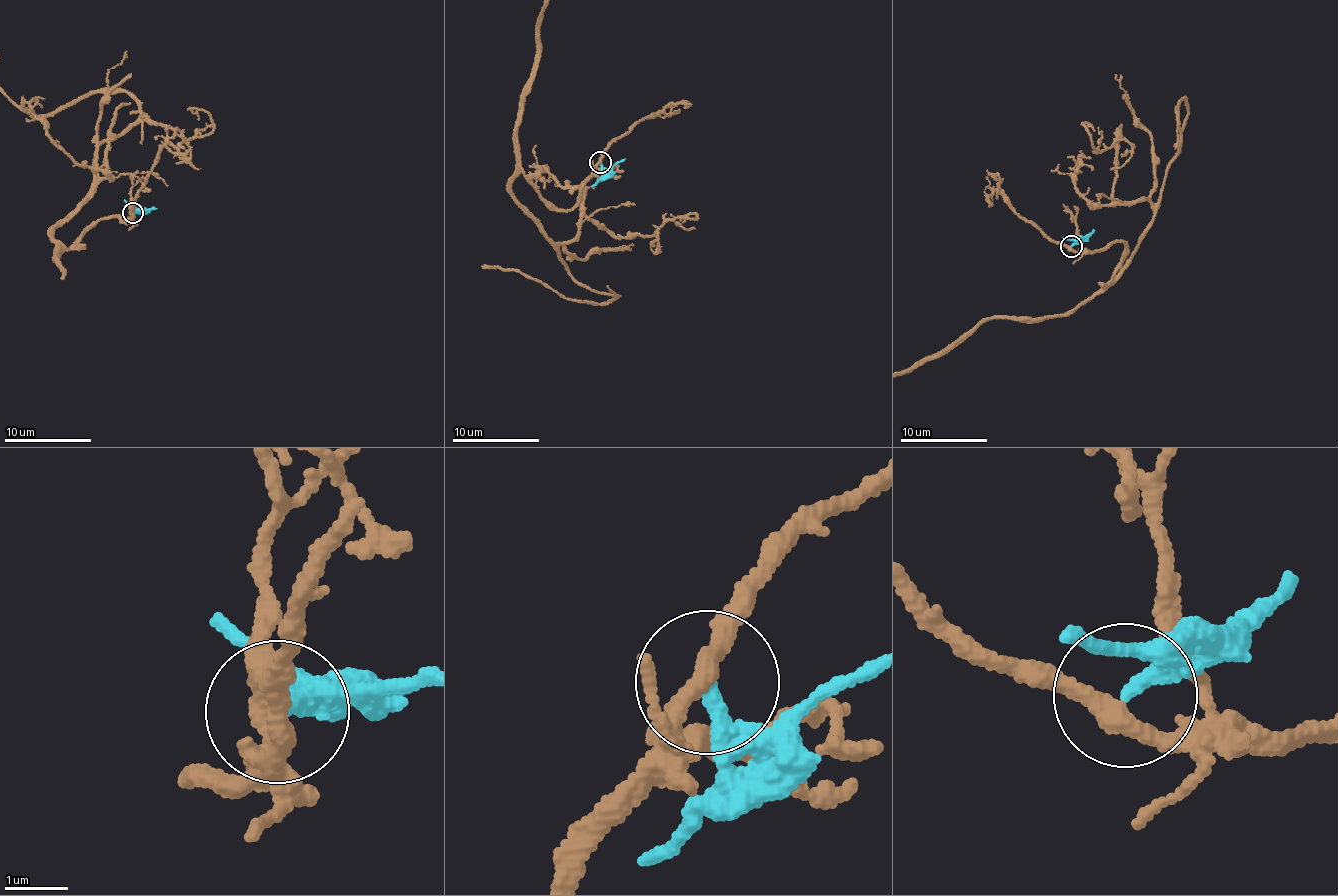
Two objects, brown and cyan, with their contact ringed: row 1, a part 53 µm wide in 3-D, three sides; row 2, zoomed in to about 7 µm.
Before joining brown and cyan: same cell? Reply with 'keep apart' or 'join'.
keep apart

